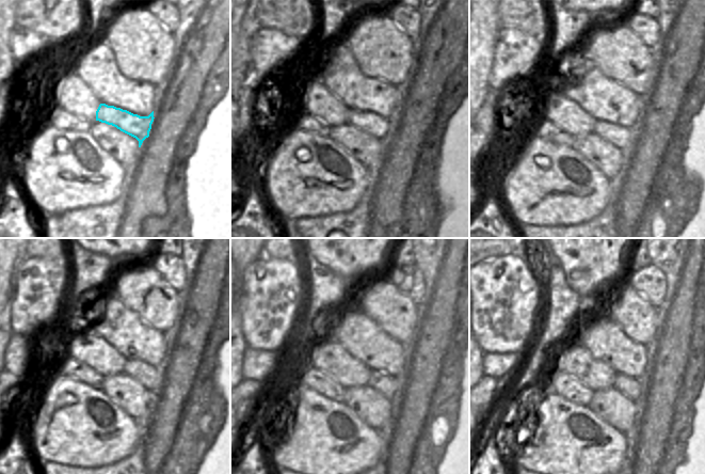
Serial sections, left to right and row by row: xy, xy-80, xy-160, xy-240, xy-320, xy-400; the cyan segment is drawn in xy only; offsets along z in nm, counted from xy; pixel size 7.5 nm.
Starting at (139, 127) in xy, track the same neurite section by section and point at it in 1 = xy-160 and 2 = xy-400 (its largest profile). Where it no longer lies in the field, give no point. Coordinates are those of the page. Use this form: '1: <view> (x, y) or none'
1: xy-160 (615, 135)
2: xy-400 (629, 386)

